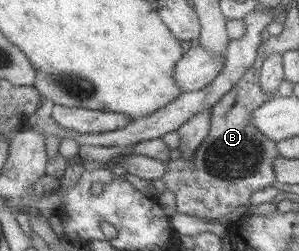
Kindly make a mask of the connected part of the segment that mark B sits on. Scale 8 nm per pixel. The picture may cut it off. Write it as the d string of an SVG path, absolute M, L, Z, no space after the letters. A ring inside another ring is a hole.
M250 67L245 76L211 109L210 132L195 152L195 158L191 162L183 162L181 159L165 162L166 169L160 179L175 194L177 213L203 220L220 220L233 213L239 205L248 204L253 191L271 185L276 180L273 162L280 157L277 143L267 139L251 125L253 112L275 95L261 91L261 72L253 71Z

